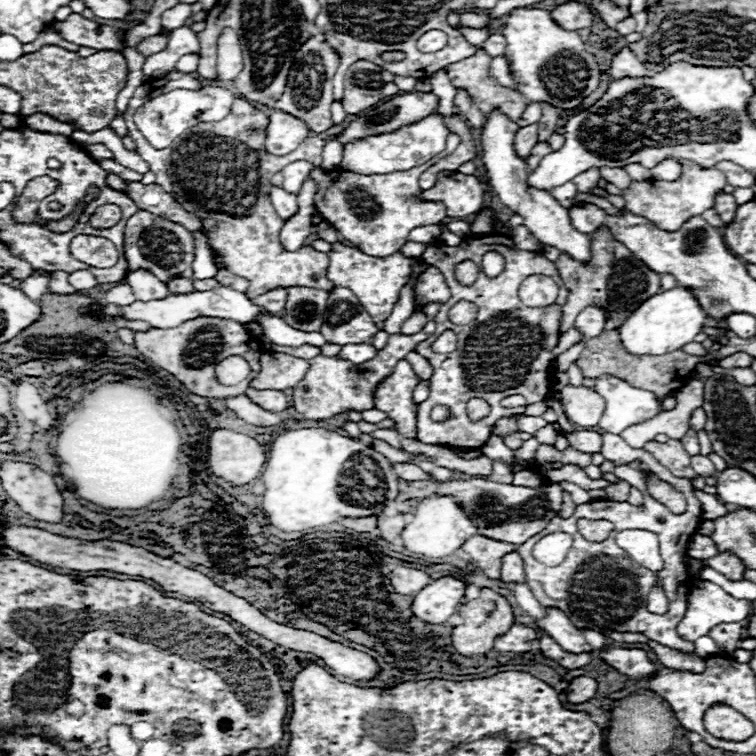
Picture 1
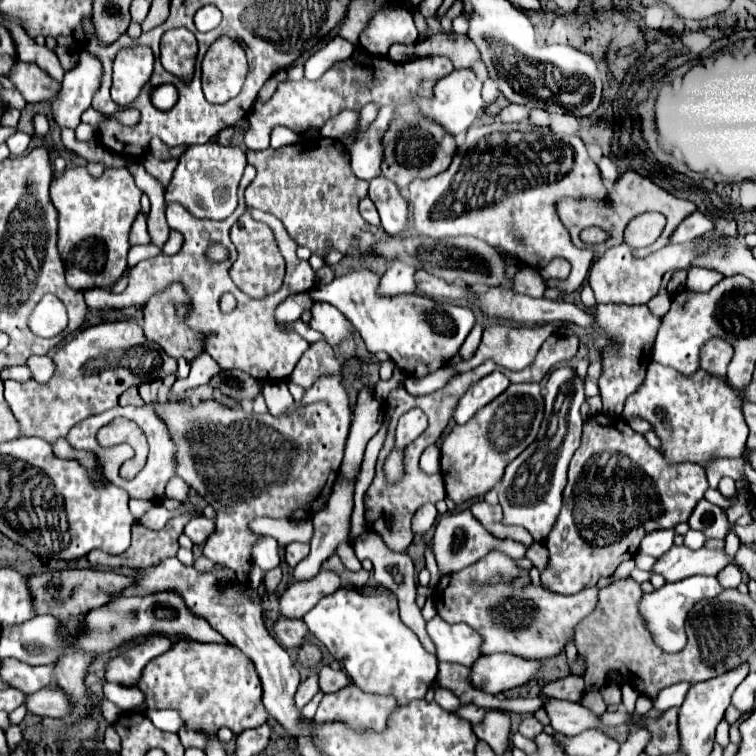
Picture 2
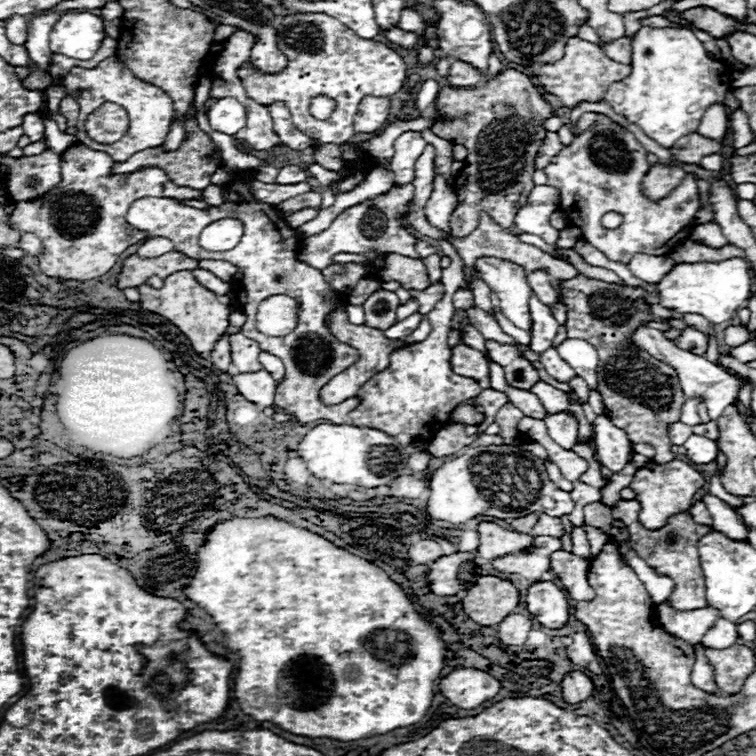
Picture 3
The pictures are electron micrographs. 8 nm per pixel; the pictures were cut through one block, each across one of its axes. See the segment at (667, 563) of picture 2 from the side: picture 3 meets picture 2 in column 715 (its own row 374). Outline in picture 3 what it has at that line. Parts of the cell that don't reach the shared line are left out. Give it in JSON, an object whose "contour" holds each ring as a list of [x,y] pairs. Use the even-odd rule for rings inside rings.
{"contour":[[[554,347],[546,350],[544,354],[541,355],[540,360],[543,368],[558,382],[570,382],[576,374],[574,370],[558,356],[558,352]]]}

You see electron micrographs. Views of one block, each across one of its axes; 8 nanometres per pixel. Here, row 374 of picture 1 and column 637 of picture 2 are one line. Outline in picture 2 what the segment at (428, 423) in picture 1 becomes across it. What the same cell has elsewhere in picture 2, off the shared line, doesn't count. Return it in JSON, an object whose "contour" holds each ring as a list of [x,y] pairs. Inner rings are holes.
{"contour":[[[596,414],[584,422],[582,444],[576,450],[570,470],[568,484],[564,488],[564,504],[558,514],[548,538],[546,548],[550,550],[550,564],[542,574],[542,580],[556,594],[576,594],[584,588],[594,586],[600,578],[612,576],[612,572],[628,558],[634,558],[638,552],[640,540],[654,532],[674,528],[680,522],[686,522],[694,506],[704,498],[708,488],[704,468],[698,464],[680,464],[668,466],[662,454],[648,446],[642,434],[636,434],[620,416]]]}

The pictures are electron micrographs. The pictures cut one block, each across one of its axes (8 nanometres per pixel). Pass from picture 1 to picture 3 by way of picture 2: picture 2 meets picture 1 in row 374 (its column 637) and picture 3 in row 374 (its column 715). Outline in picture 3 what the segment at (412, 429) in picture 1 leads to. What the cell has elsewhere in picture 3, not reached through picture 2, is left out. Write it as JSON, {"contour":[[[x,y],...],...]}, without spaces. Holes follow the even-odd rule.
{"contour":[[[440,240],[440,250],[445,256],[450,256],[451,264],[442,271],[441,282],[445,288],[444,298],[434,306],[432,312],[428,312],[432,332],[424,342],[407,344],[406,346],[390,354],[390,366],[376,376],[372,376],[360,390],[358,398],[360,404],[356,410],[350,412],[350,420],[354,426],[366,426],[386,432],[388,436],[396,434],[408,434],[414,440],[426,442],[430,440],[440,428],[450,424],[452,410],[476,396],[480,392],[480,384],[472,378],[464,378],[452,372],[450,368],[450,348],[448,348],[448,332],[452,330],[452,318],[454,318],[454,306],[452,296],[461,287],[466,288],[461,258],[454,246],[448,240]]]}

